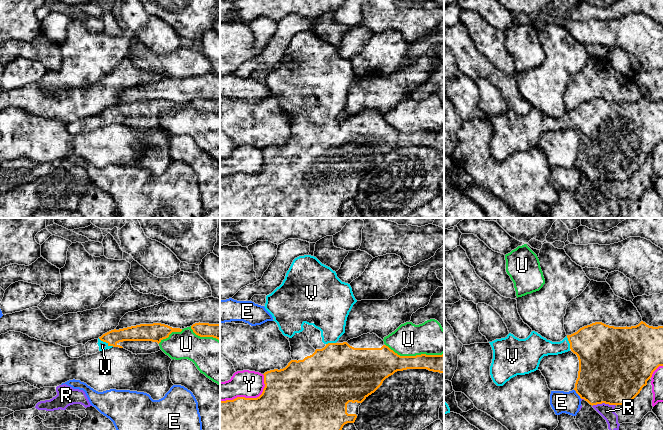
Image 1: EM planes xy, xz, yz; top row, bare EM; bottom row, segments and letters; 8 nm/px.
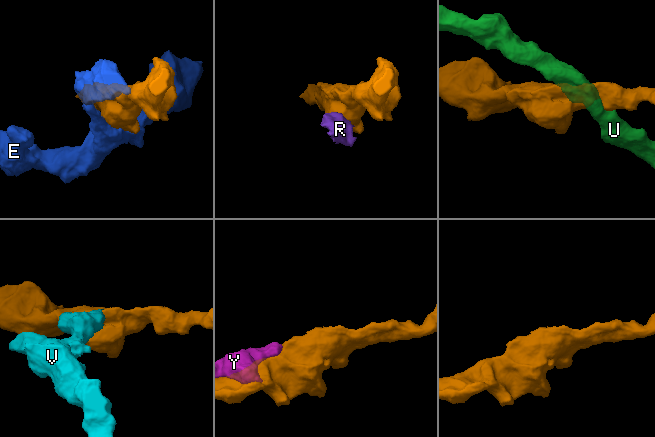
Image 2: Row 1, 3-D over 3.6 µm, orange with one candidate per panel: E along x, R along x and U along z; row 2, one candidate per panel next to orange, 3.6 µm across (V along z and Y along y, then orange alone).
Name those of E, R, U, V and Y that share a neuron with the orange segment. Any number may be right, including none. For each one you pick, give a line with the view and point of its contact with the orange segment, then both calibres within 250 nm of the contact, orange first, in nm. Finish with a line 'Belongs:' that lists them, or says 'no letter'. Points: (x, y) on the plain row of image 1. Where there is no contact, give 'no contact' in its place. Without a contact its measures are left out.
V: xy (106, 118) | 130/70 nm
Belongs: V

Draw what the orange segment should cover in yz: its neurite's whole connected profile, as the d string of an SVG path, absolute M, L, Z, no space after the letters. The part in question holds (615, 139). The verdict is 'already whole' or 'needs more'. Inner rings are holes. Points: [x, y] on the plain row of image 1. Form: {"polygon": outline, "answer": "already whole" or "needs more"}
{"polygon": "M641 97L636 102L614 103L595 98L567 111L560 118L552 118L535 107L525 115L509 109L505 114L489 118L493 126L490 151L497 162L503 162L517 151L538 146L541 135L572 127L579 136L578 154L574 166L590 181L629 180L647 161L653 148L663 142L663 102L653 103Z", "answer": "needs more"}

